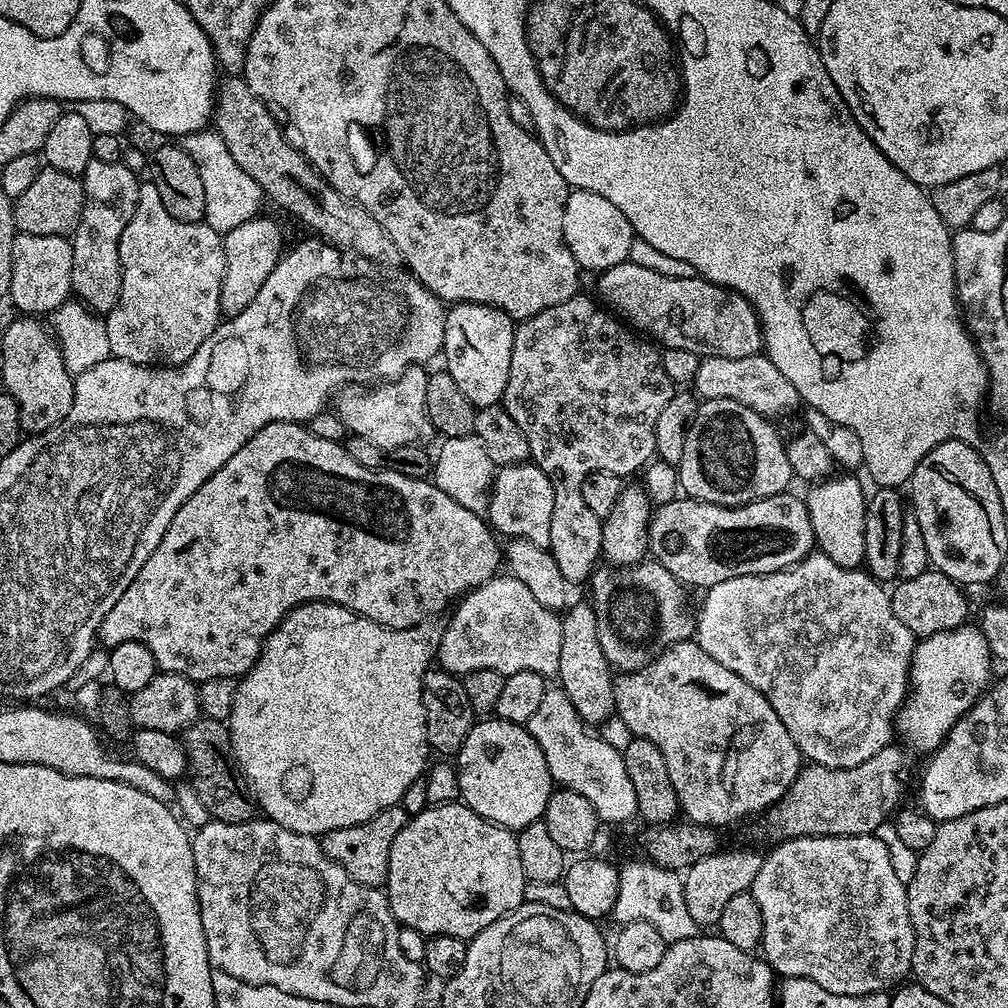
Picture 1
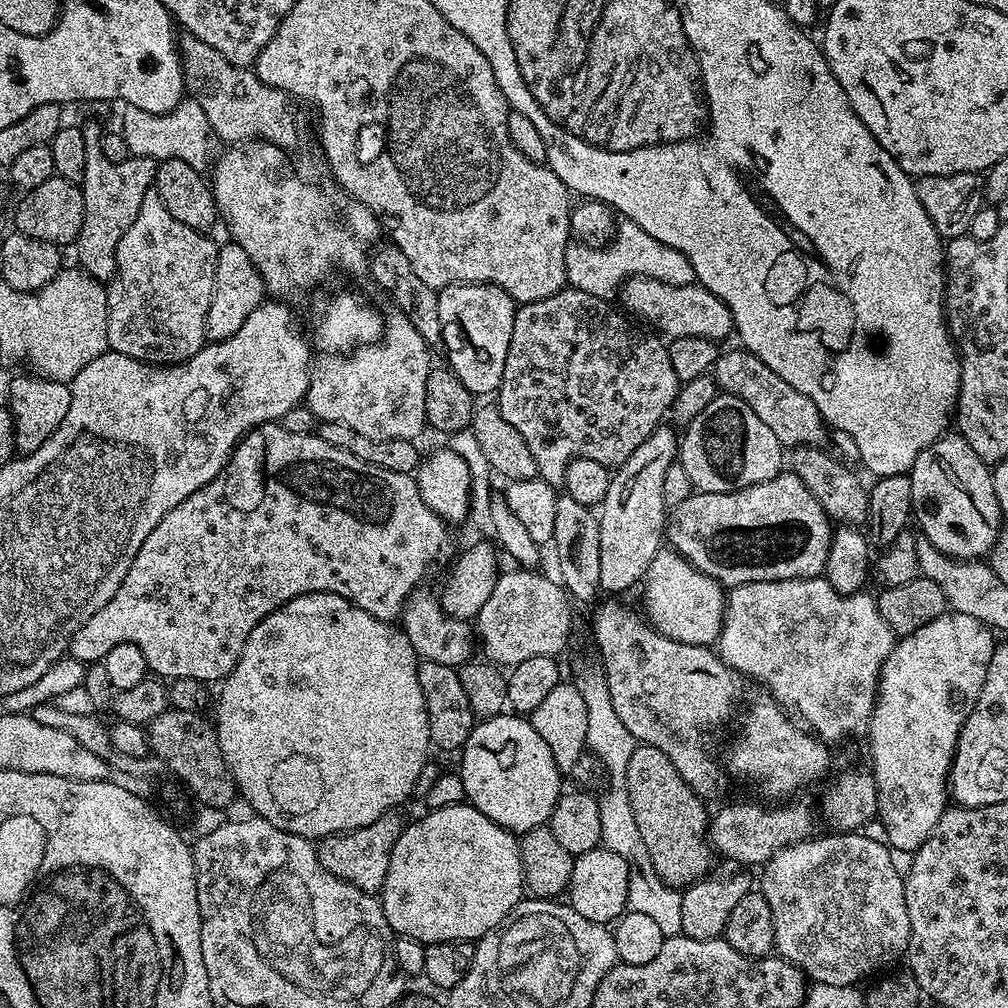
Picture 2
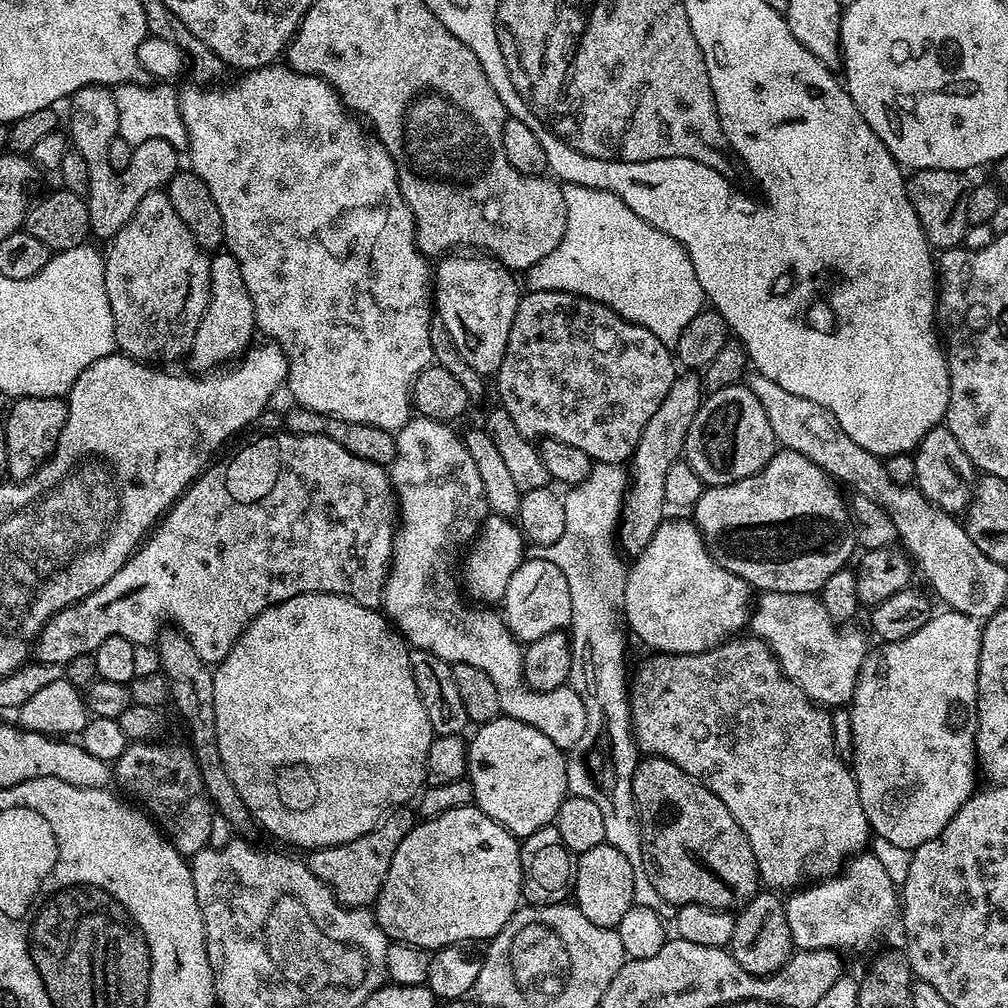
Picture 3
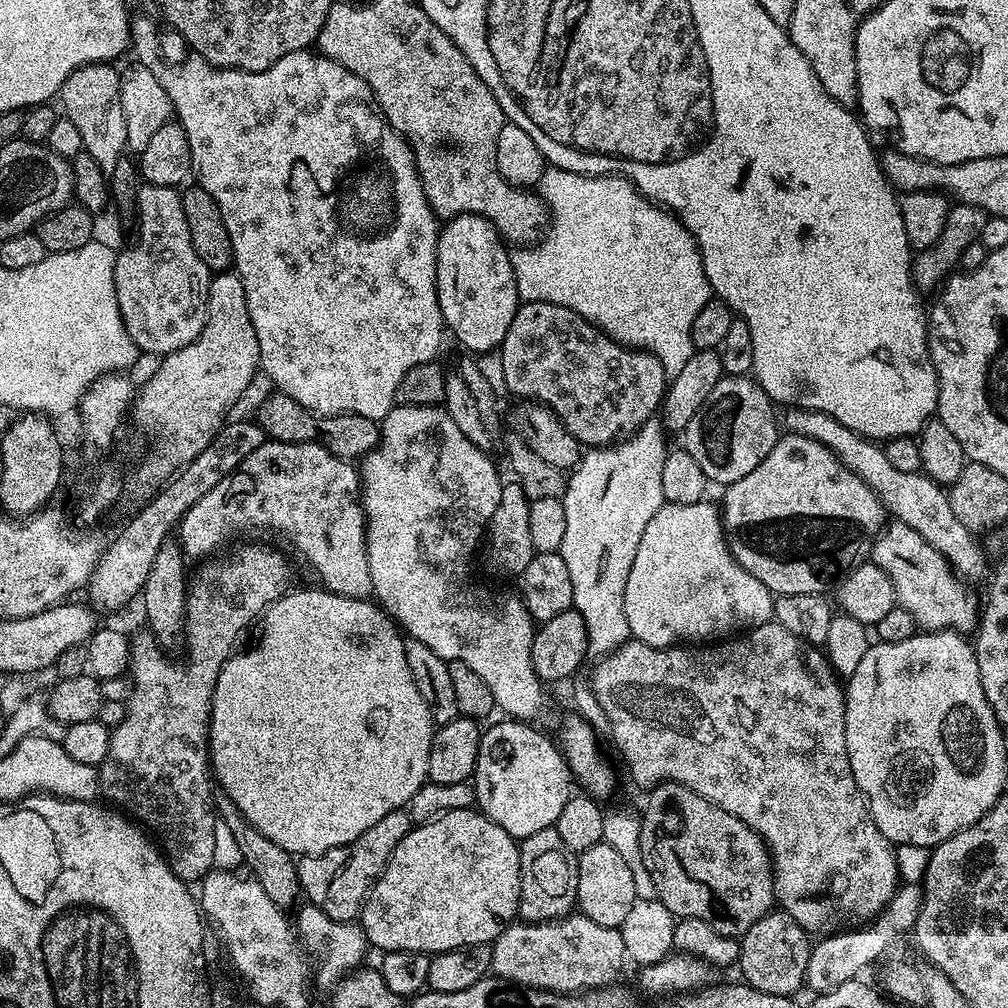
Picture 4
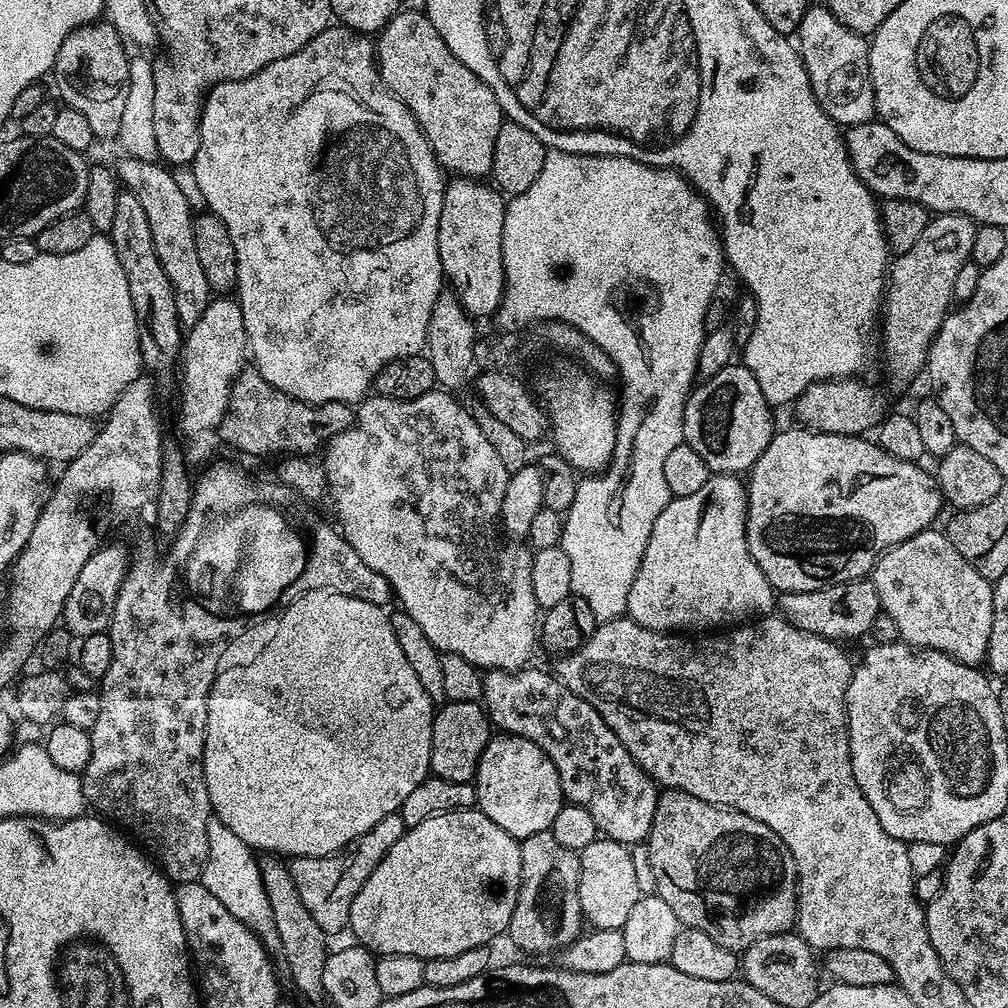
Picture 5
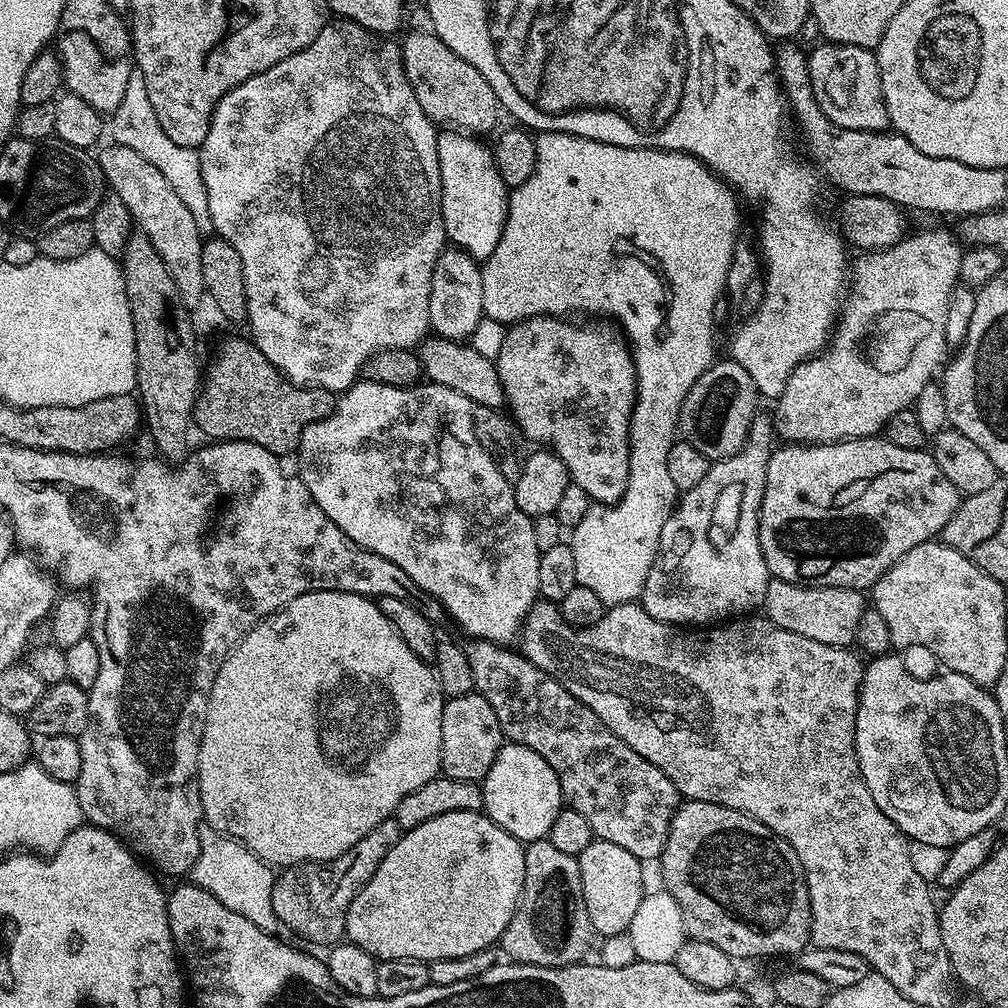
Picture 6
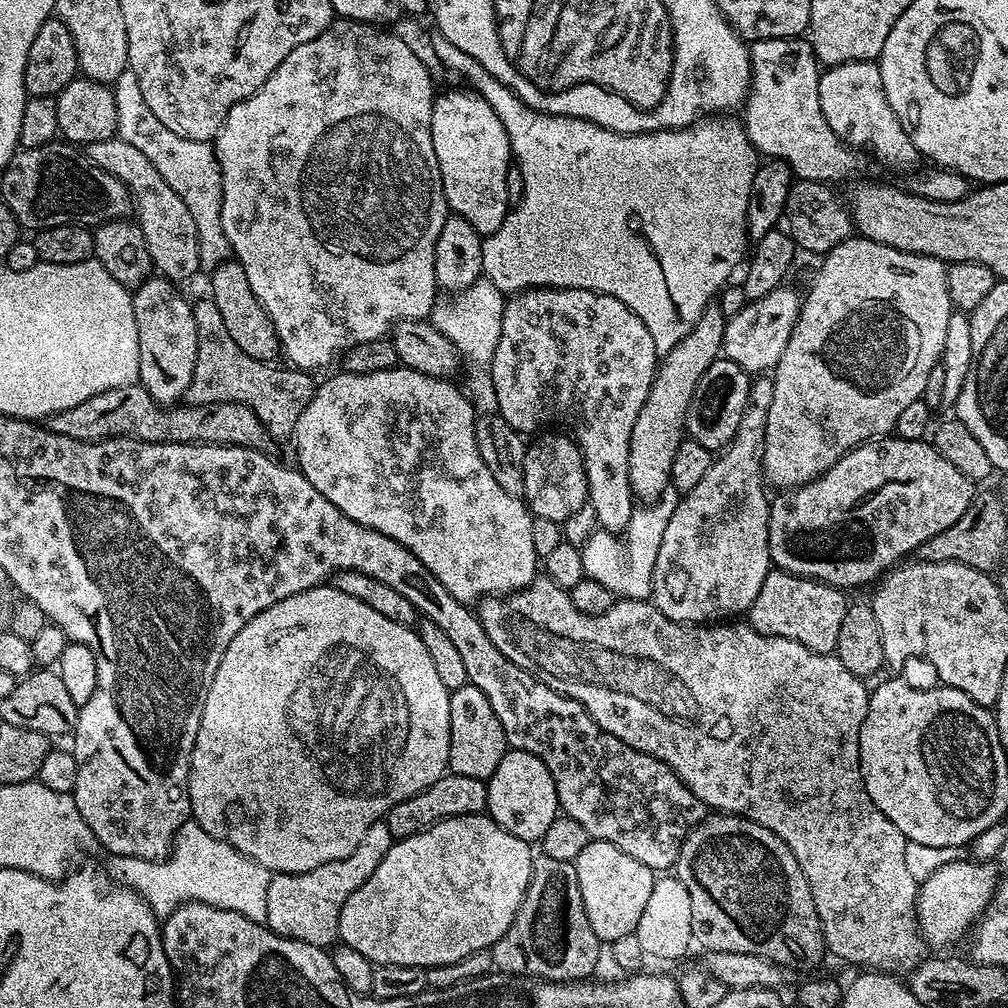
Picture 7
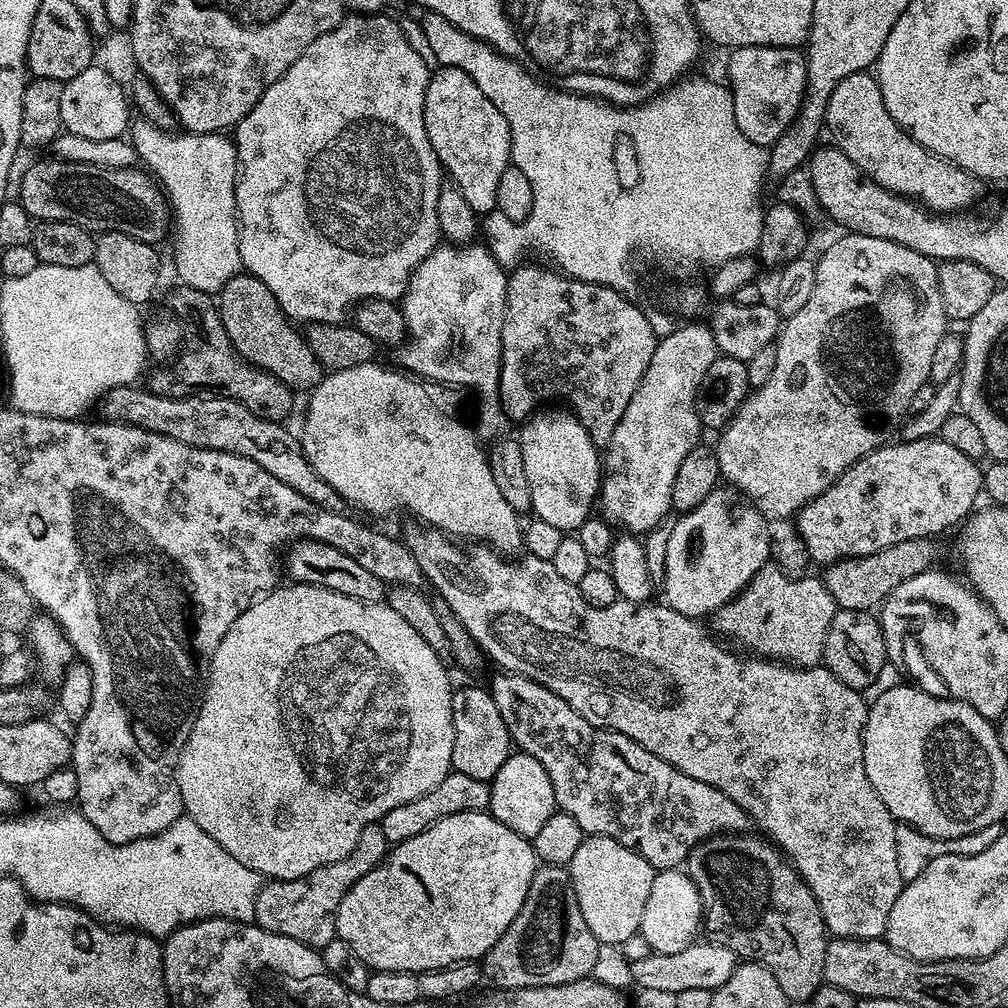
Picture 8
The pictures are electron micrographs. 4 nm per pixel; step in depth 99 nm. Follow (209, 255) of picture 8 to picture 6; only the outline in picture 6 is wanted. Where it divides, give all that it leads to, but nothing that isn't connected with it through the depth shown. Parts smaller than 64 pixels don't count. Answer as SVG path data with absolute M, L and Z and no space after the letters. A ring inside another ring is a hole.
M135 70L130 74L130 82L126 85L126 95L122 97L122 103L118 110L110 113L111 139L117 144L130 146L137 154L142 154L150 166L157 168L162 173L162 178L170 182L170 187L178 198L182 198L186 210L194 214L194 222L201 234L213 231L212 219L210 218L210 202L206 198L206 182L202 182L202 166L200 165L200 154L195 148L183 148L178 142L171 140L166 135L166 130L158 126L158 118L154 114L154 106L150 106L148 91L144 85L142 74Z

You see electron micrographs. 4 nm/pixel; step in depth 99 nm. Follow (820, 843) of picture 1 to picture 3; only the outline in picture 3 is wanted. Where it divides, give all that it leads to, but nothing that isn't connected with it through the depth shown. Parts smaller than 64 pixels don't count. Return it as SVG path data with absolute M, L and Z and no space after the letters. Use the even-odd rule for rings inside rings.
M857 854L843 865L839 874L817 881L809 888L793 891L784 905L792 943L797 949L809 952L828 948L847 954L874 943L895 920L897 923L898 886L890 882L890 874L886 874L876 856Z

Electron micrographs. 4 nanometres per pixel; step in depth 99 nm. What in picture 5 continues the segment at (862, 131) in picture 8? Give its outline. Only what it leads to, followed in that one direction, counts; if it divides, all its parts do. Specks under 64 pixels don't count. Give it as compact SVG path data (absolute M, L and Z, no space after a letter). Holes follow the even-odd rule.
M810 6L798 29L798 51L804 59L816 101L838 126L865 124L876 116L874 82L870 78L869 41L850 30L827 6Z

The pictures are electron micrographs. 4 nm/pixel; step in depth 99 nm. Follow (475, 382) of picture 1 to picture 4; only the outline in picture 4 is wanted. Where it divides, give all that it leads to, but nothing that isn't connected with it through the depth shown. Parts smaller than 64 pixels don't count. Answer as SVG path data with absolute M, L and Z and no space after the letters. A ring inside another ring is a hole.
M474 214L453 216L439 229L436 289L447 331L451 335L453 332L457 342L472 352L495 353L522 303L504 237L489 220Z

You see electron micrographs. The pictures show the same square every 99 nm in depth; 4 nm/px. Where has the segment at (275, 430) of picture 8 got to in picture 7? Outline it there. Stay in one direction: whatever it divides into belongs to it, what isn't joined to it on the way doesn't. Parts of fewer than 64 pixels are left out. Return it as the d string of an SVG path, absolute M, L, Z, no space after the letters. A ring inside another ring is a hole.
M139 382L126 386L114 386L114 390L102 390L70 410L47 417L46 427L54 434L66 434L82 442L112 440L115 436L129 436L155 444L233 444L243 448L256 448L268 452L268 431L258 422L254 410L241 404L185 404L161 406L150 398L148 391Z

